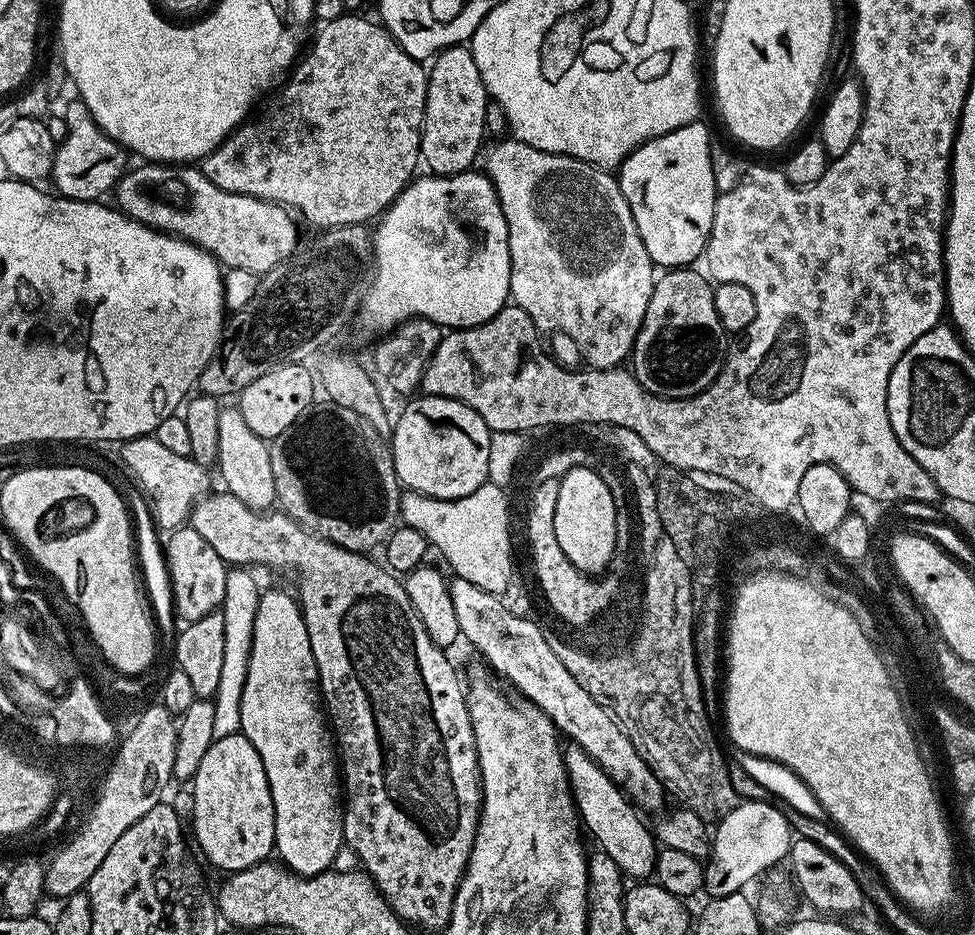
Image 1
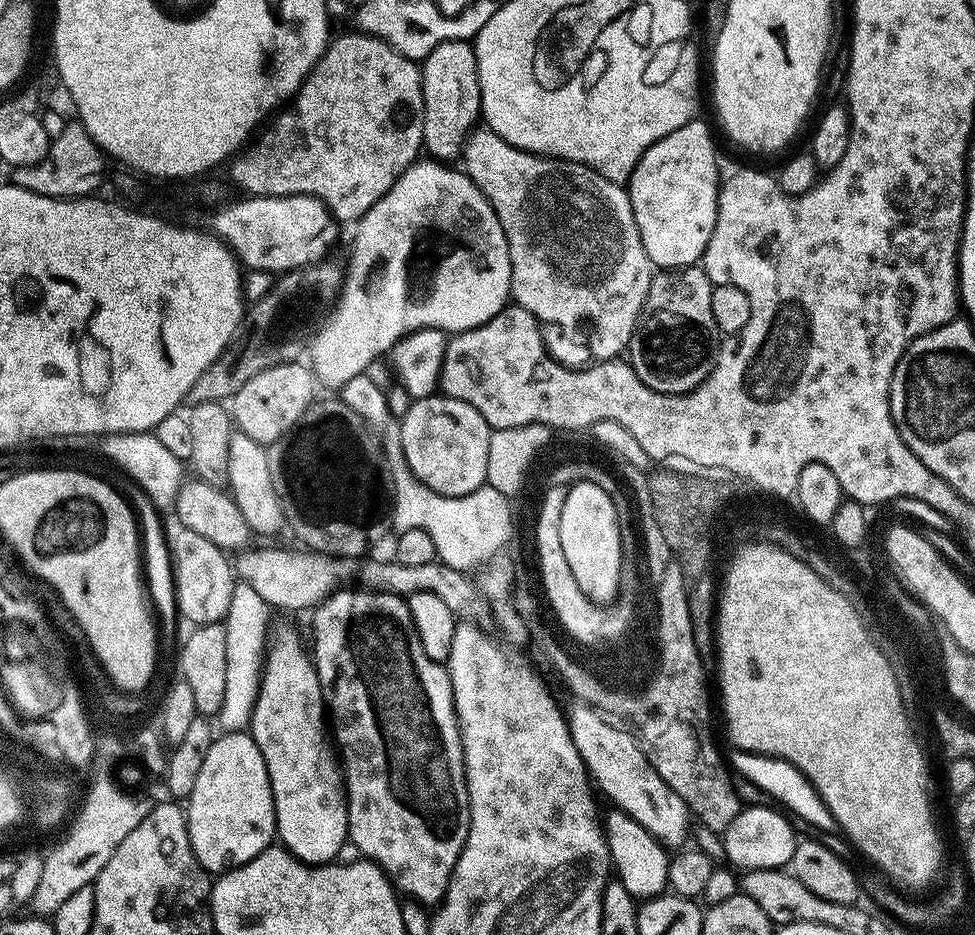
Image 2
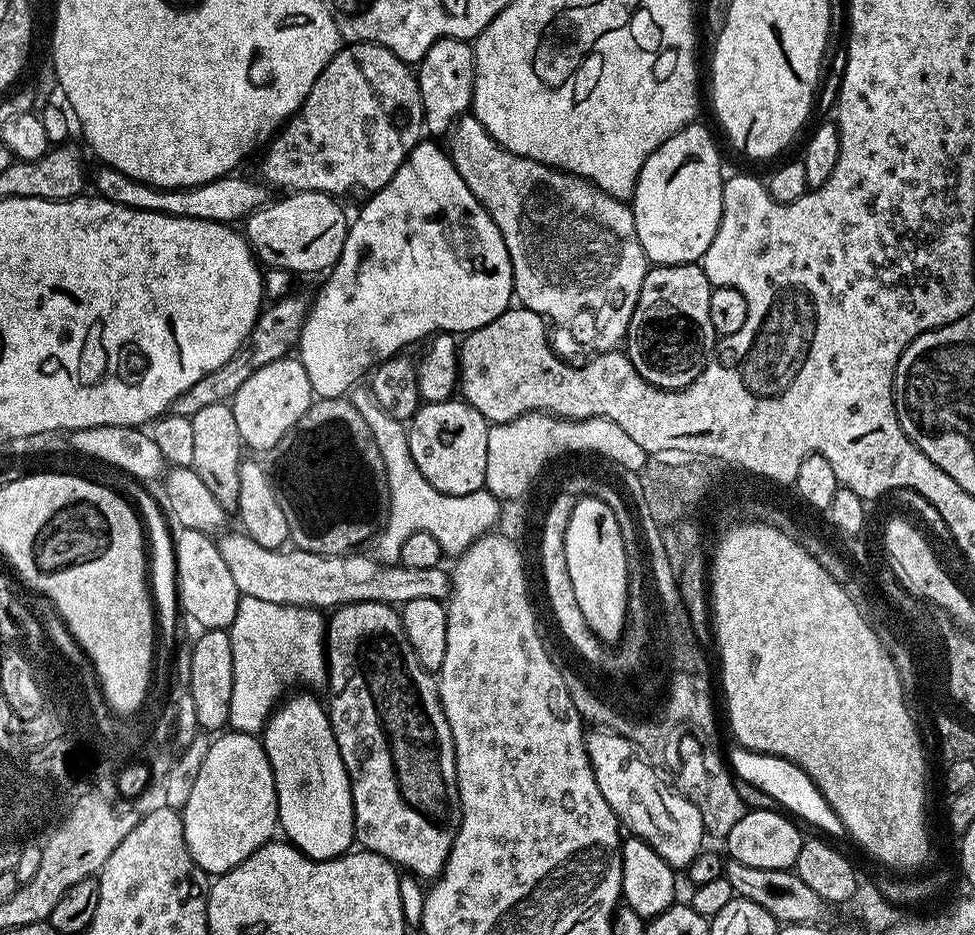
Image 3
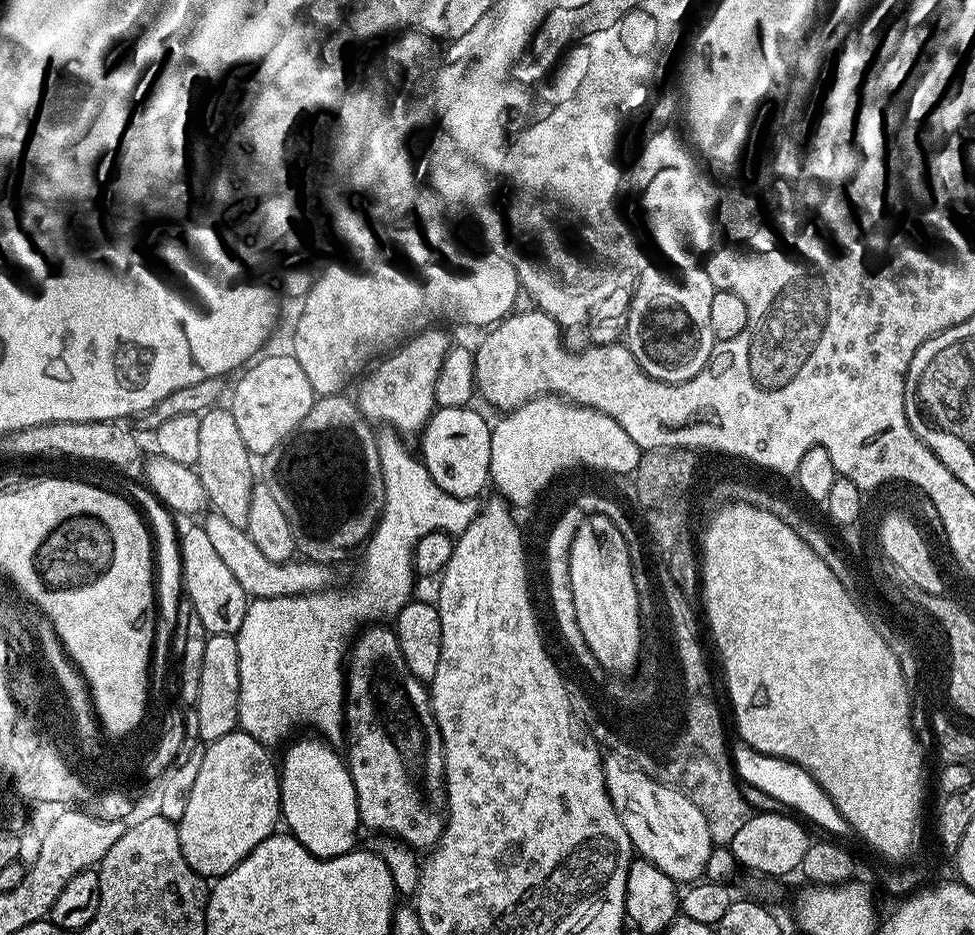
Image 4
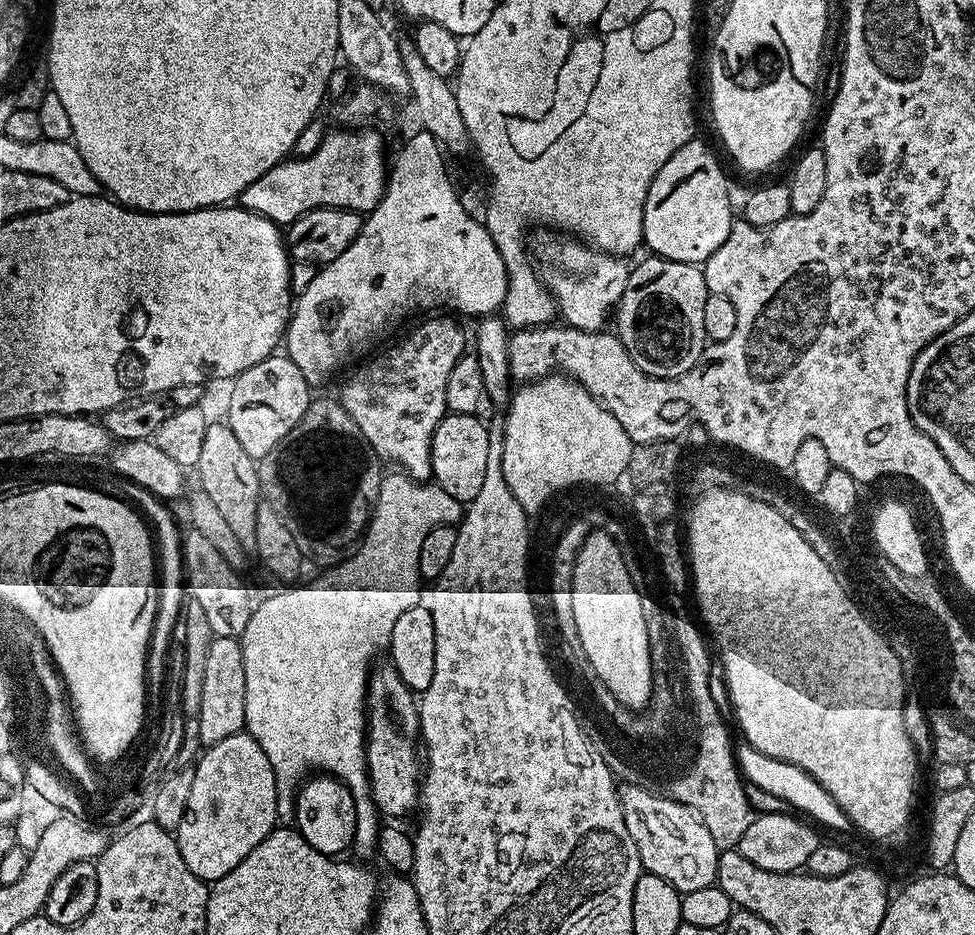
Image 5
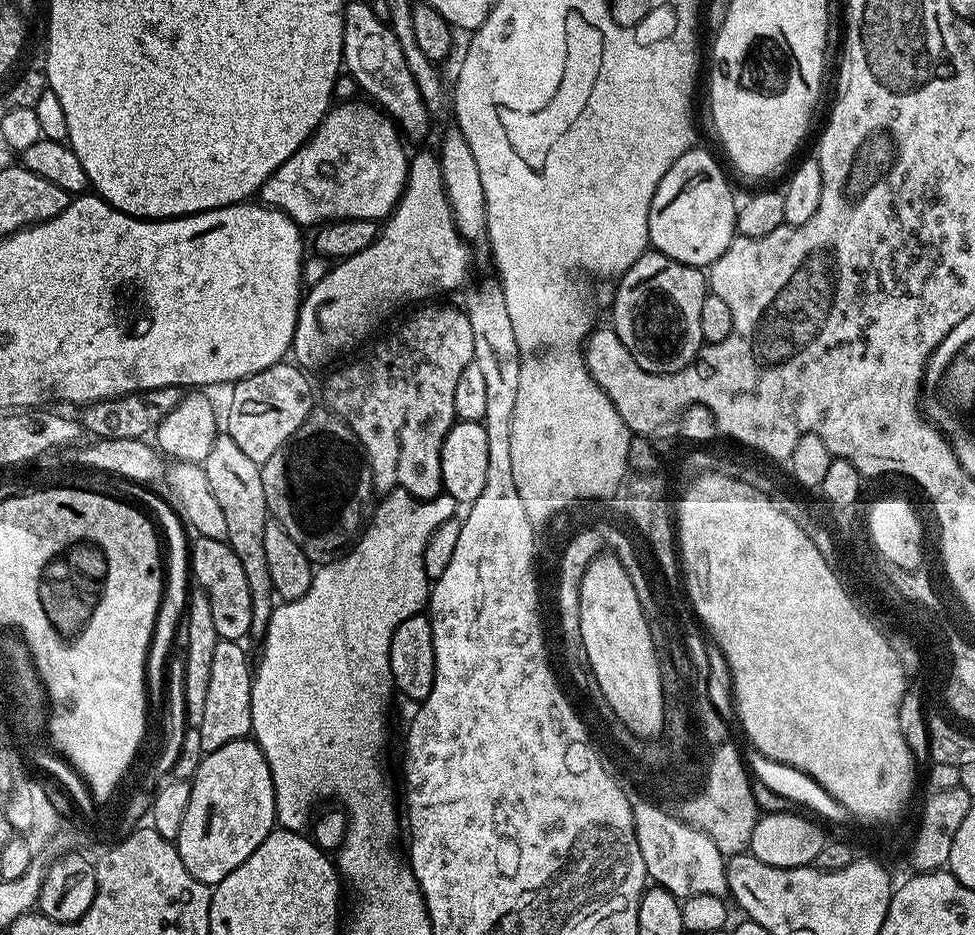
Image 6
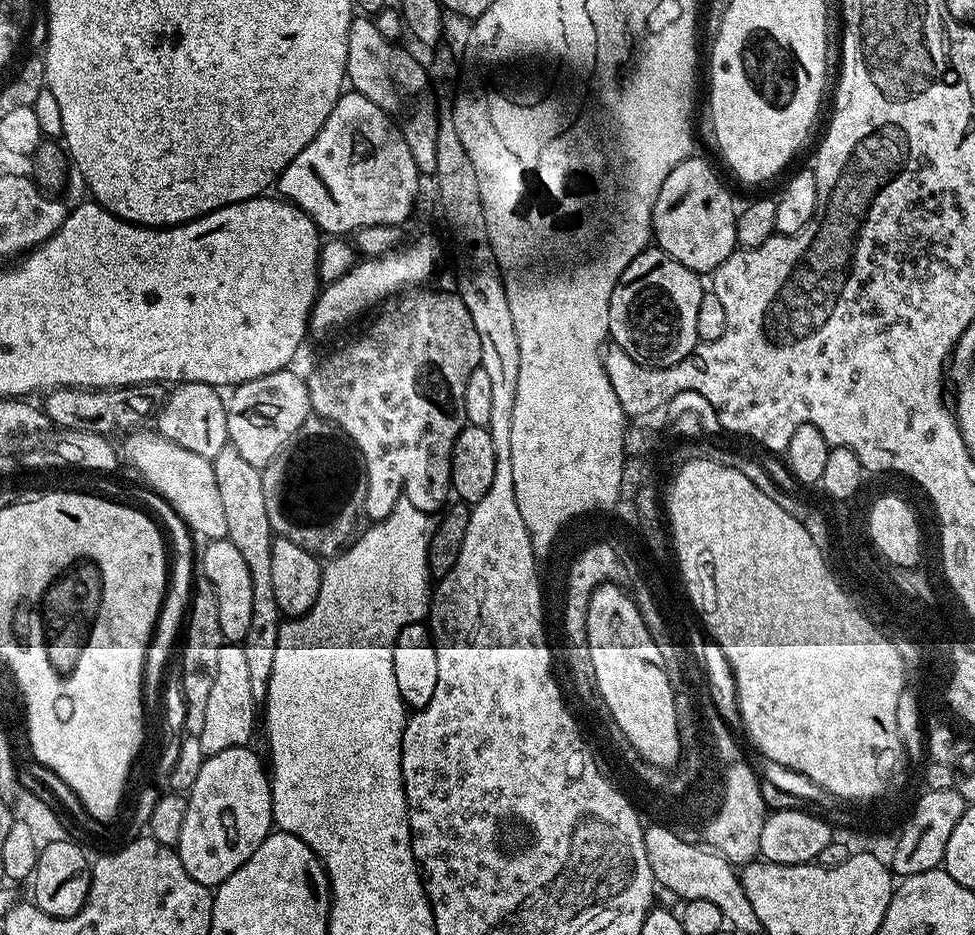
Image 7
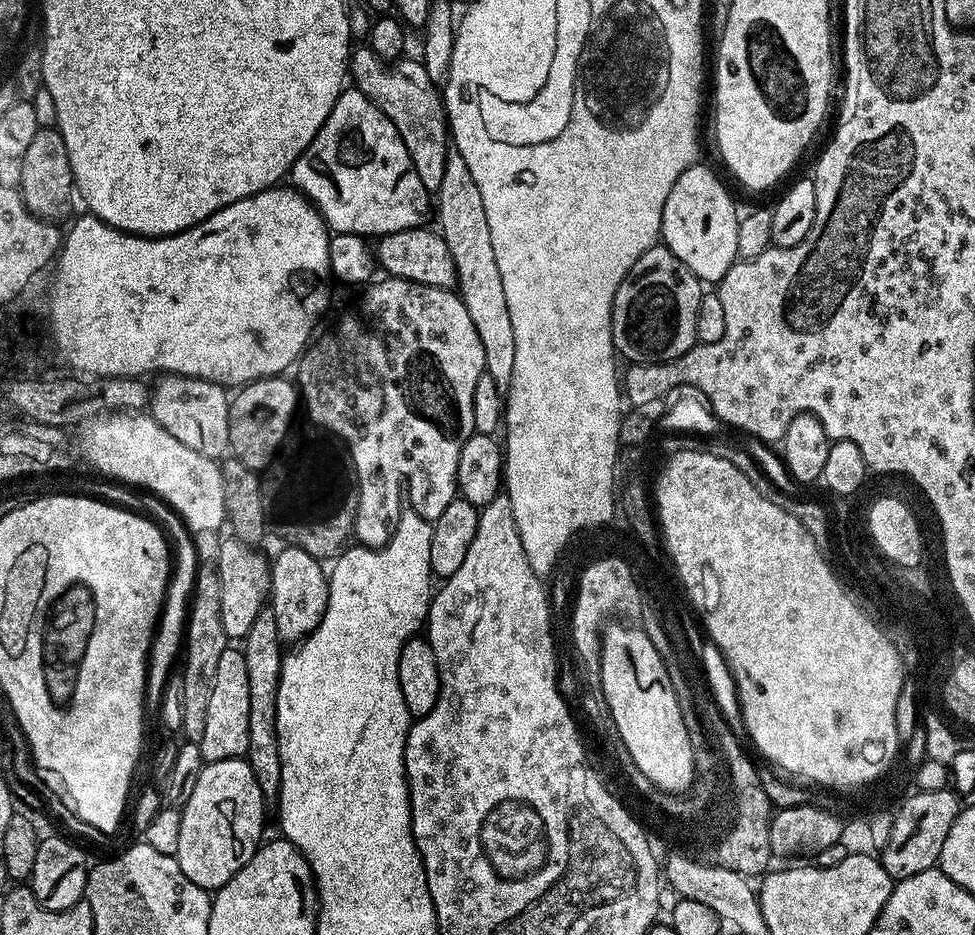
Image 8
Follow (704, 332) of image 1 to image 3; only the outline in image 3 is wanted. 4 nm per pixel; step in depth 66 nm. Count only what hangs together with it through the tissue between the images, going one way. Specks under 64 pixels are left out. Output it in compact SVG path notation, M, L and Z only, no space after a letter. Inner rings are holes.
M699 263L649 267L626 337L626 354L646 382L659 388L684 388L702 374L718 343L710 322L712 289Z

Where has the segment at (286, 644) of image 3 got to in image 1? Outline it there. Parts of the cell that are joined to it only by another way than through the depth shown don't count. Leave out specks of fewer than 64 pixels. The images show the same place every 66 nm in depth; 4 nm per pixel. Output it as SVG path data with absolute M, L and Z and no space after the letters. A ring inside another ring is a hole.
M229 567L226 578L226 594L222 611L226 622L226 650L222 661L222 675L218 681L218 690L214 697L214 730L215 738L226 738L230 734L240 732L240 703L242 702L242 686L246 686L248 659L252 645L252 623L256 613L256 602L260 598L261 589L256 588L247 567Z

